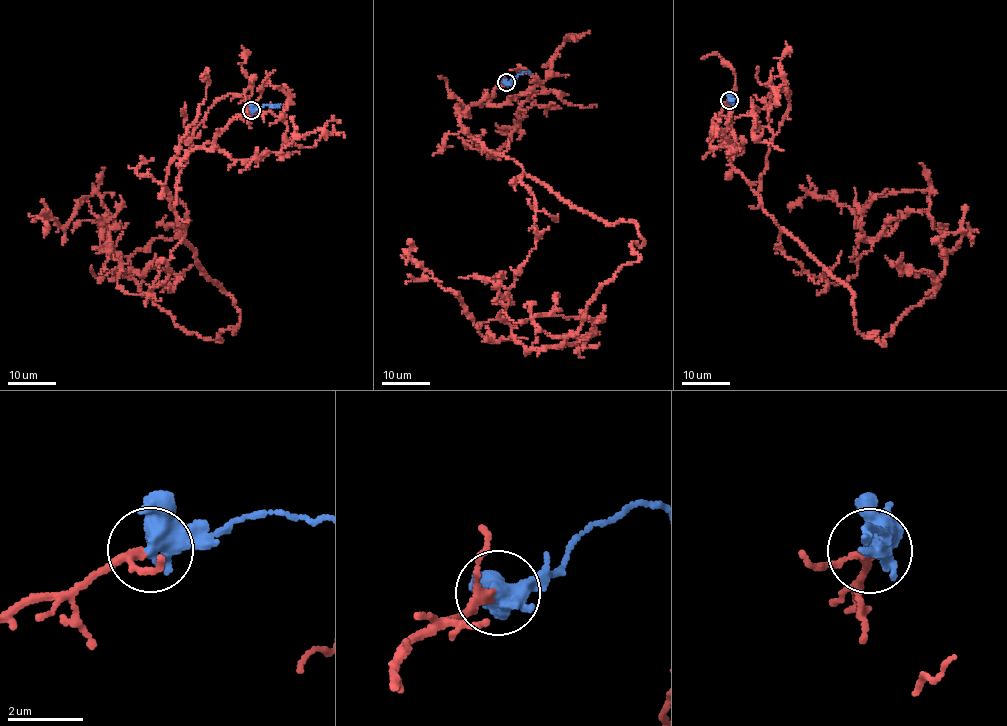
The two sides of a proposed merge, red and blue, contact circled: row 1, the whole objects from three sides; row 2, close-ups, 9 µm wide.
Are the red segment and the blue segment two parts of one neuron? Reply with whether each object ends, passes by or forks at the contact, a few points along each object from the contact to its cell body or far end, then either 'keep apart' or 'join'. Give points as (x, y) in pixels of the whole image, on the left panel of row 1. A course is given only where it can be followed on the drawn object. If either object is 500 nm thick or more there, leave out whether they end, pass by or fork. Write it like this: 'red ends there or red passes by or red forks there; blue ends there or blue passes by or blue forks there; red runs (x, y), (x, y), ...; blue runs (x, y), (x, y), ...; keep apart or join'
red passes by; blue passes by; red runs (250, 110), (175, 159), (164, 186), (236, 329), (187, 332), (114, 271), (170, 271), (160, 291); blue runs (251, 110), (280, 104); join

